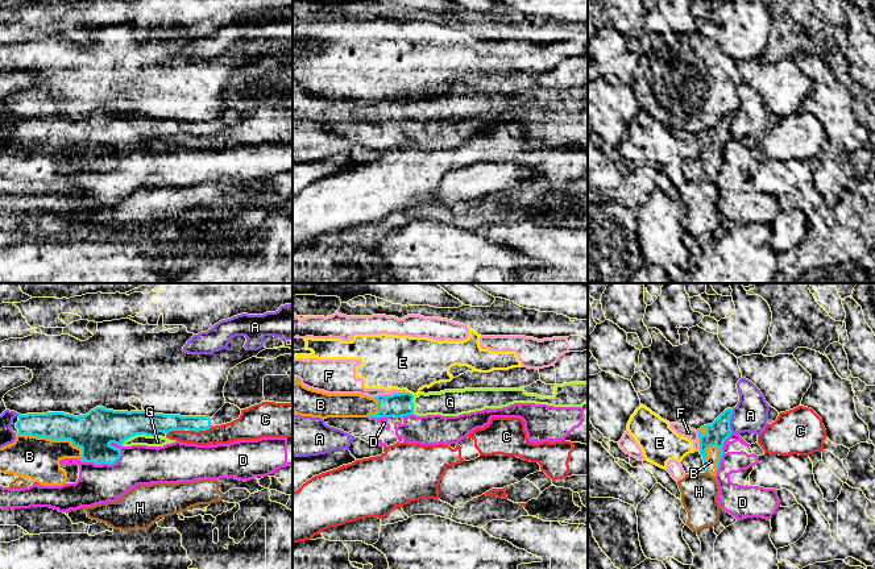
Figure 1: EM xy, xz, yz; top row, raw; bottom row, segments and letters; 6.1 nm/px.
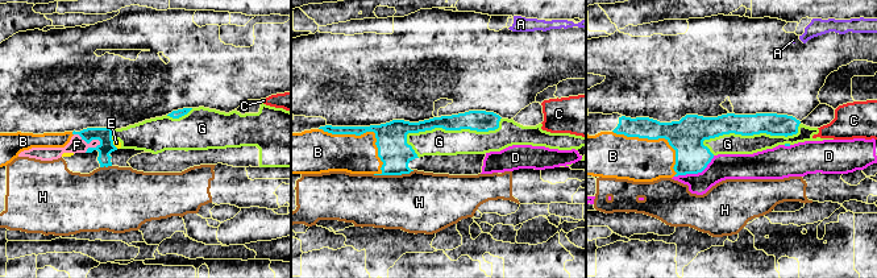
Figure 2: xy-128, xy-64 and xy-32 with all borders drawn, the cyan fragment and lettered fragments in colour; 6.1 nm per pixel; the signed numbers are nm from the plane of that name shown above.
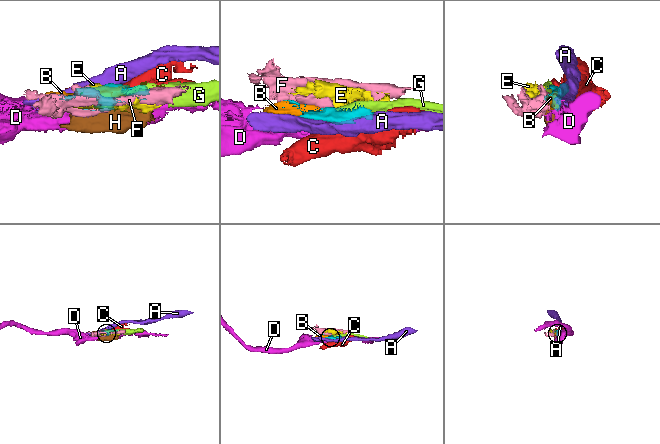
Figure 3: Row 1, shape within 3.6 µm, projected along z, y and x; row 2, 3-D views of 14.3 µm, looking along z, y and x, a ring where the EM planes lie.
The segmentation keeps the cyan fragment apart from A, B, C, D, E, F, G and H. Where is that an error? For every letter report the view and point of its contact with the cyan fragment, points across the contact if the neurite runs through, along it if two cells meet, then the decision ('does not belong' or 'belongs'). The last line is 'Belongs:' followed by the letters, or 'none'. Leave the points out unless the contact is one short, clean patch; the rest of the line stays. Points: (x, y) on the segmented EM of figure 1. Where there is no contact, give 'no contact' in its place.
A: contact yz (729, 420); does not belong
B: contact xy (53, 439); belongs
C: contact xy (199, 430); does not belong
D: contact xy (103, 462); does not belong
E: contact xz (411, 394); border xz (407, 391), (414, 395); does not belong
F: contact xz (386, 395); does not belong
G: contact xy (139, 433); belongs
H: contact yz (710, 474); border yz (706, 470), (713, 477); does not belong
Belongs: B, G

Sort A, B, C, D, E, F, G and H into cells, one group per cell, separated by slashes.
A / B G / C / D / E F / H

